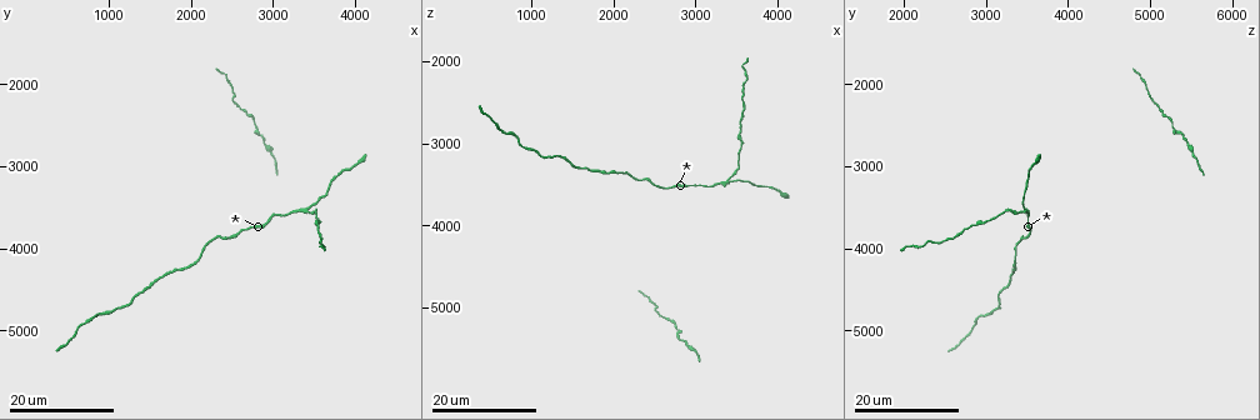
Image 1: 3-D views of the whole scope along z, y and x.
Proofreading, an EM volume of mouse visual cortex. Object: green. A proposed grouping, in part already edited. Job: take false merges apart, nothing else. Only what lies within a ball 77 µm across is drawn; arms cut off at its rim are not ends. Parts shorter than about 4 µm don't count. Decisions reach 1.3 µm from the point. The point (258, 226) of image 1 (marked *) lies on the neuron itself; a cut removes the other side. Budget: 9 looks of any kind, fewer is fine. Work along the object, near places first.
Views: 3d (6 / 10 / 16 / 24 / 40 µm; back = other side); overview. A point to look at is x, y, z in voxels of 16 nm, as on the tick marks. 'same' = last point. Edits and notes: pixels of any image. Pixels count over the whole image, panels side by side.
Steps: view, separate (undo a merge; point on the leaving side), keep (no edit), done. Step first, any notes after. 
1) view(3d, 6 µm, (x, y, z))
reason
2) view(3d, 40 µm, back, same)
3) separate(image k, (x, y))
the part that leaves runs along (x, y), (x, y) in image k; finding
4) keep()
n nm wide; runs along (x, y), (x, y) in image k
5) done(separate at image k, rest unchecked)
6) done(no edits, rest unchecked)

view(3d, 24 µm, (3400, 3500, 3500))
branch point

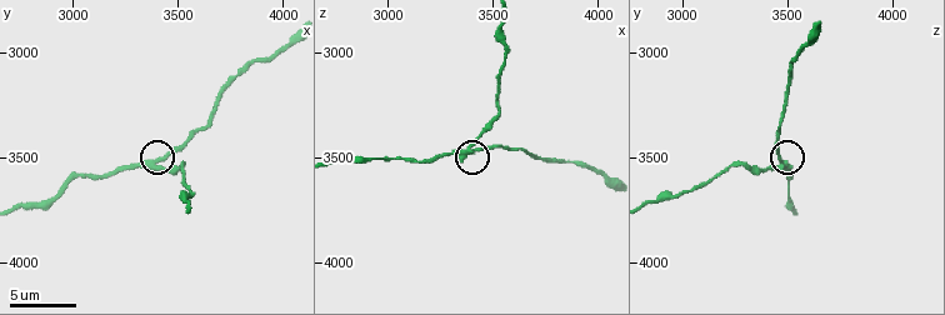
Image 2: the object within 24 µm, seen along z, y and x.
view(3d, 10 µm, (3390, 3530, 3460))

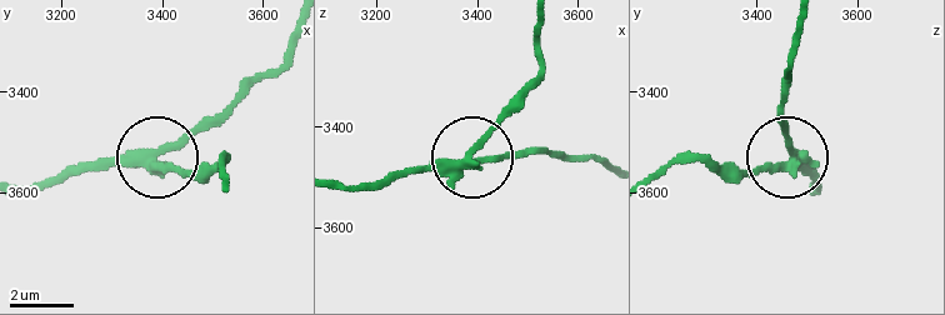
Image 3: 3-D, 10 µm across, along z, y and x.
separate(image 3, (175, 170))
the part that leaves runs along (460, 164), (538, 69), (540, 21) in image 3; two neurons meet here

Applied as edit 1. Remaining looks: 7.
view(overview)

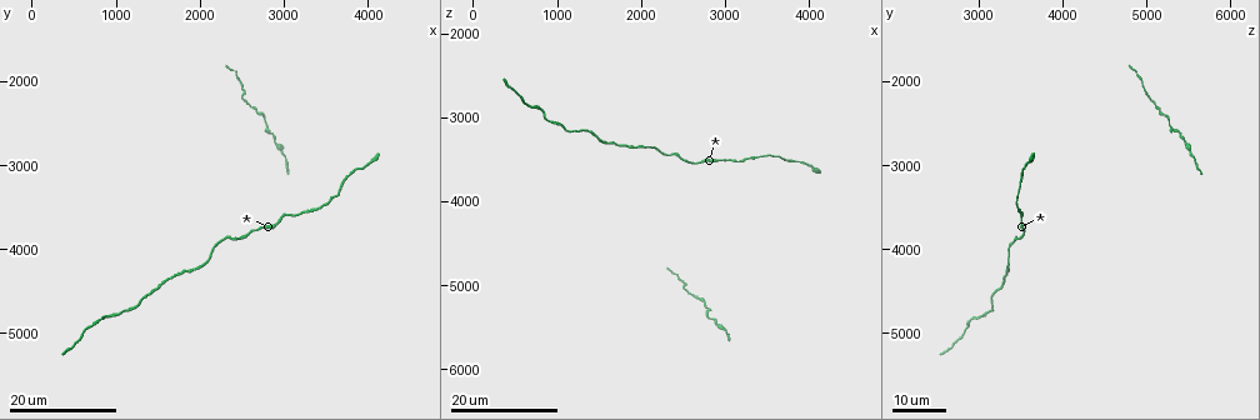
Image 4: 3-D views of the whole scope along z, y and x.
view(3d, 16 µm, (3000, 3600, 3500))

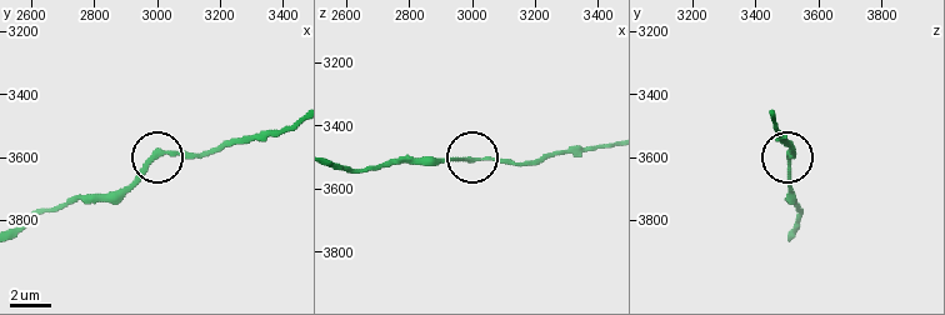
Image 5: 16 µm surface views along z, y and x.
view(3d, 6 µm, (3000, 3590, 3500))
zoom in

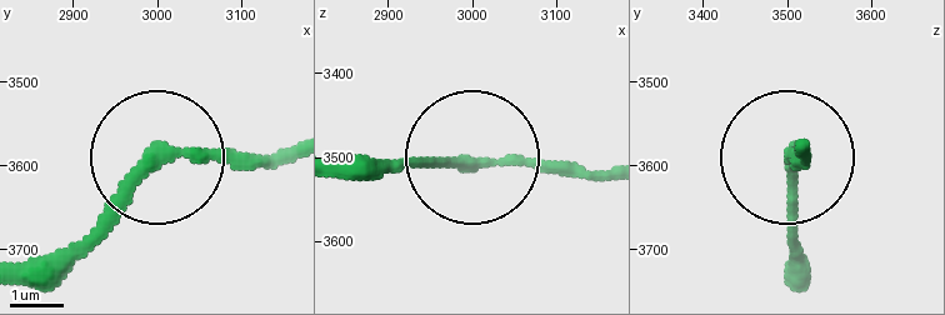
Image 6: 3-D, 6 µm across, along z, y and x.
view(3d, 6 µm, back, (2995, 3590, 3510))

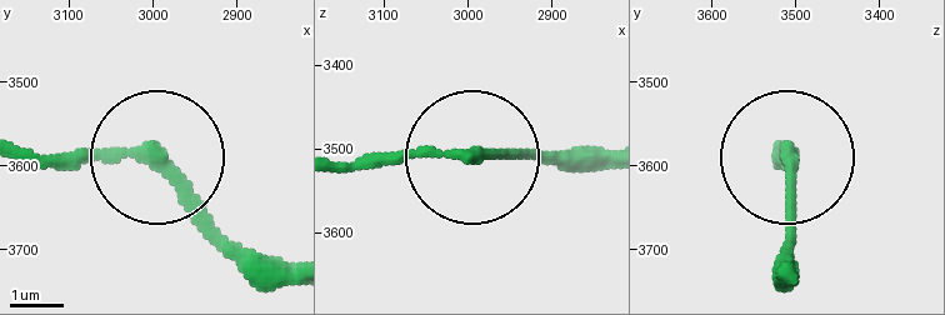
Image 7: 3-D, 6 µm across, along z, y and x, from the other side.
keep()
runs along (289, 280), (154, 163), (20, 159) in image 7; one neuron here

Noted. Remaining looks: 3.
view(3d, 16 µm, (2350, 3850, 3400))
sudden change in width

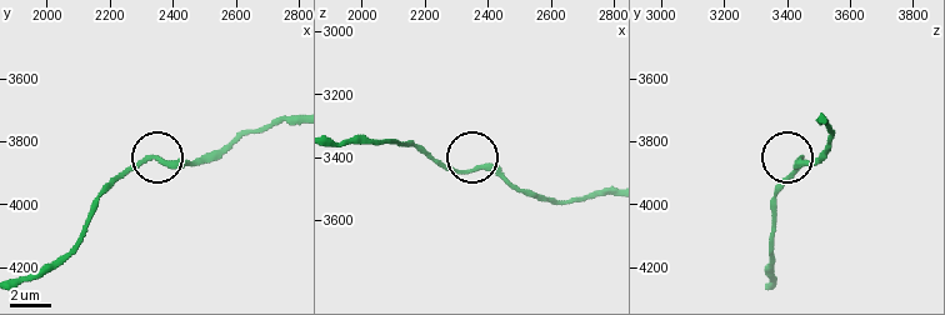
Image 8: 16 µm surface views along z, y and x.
view(3d, 6 µm, (2370, 3860, 3440))

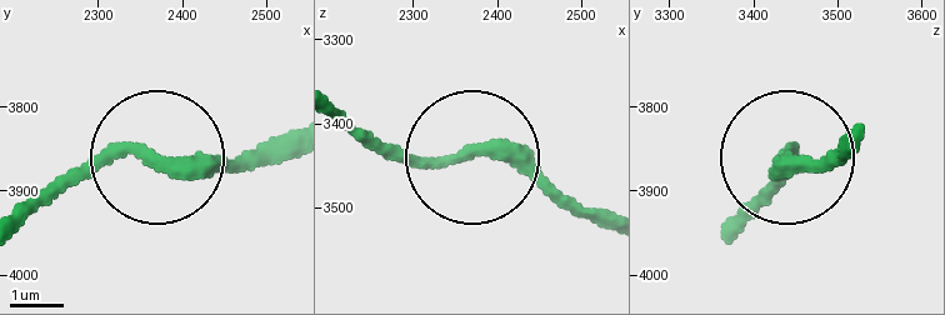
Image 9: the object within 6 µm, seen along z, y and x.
keep()
runs along (850, 129), (770, 183) in image 9; continuous, no second neuron

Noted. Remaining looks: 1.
done(separate at image 3, rest unchecked)

